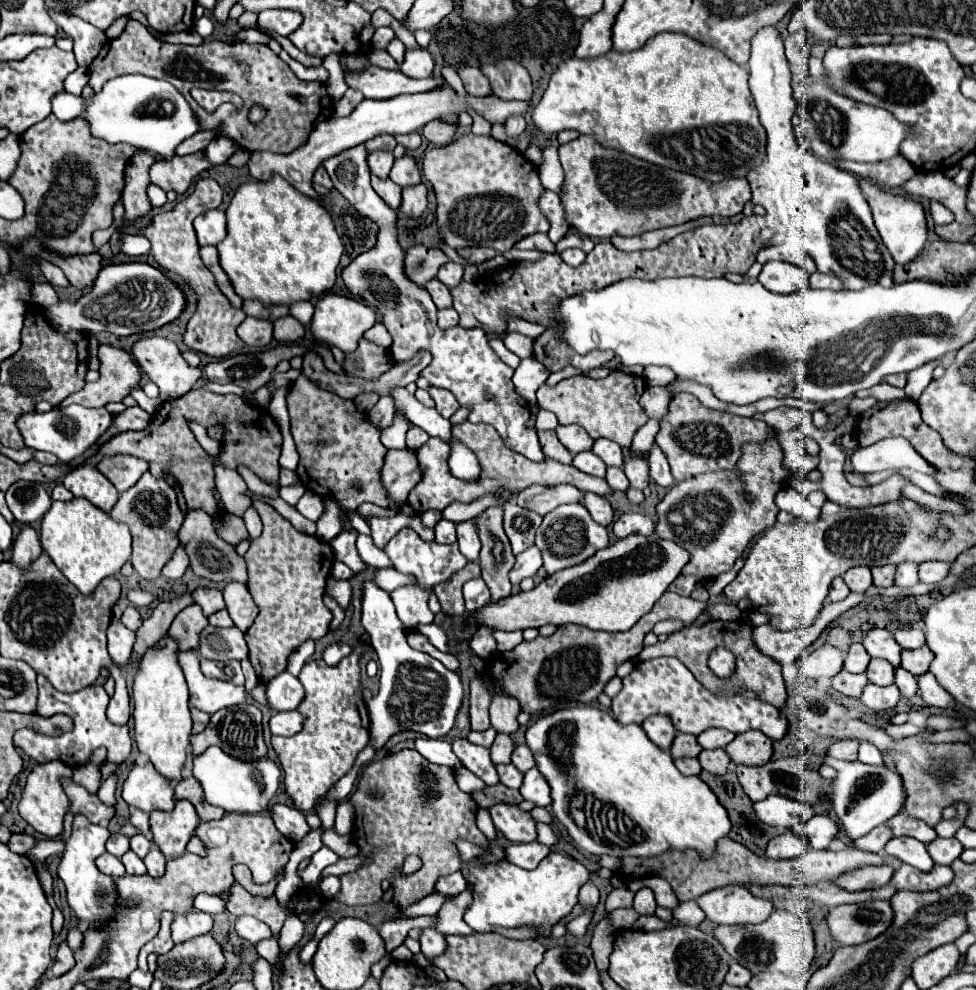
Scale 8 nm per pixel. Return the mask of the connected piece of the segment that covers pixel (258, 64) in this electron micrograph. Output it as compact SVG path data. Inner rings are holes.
M129 20L123 34L115 40L105 42L105 46L101 48L101 52L97 54L97 58L91 62L89 66L89 86L97 92L101 90L101 86L115 76L121 74L145 74L151 78L159 78L159 80L167 80L171 82L189 102L191 110L195 110L199 116L199 130L215 130L217 136L227 136L231 138L237 146L255 152L255 150L269 150L269 152L277 152L277 154L291 154L293 150L297 150L299 146L303 146L313 130L313 126L317 126L317 122L321 120L321 114L325 108L331 108L331 98L327 94L327 86L323 82L303 82L299 80L291 68L277 58L277 54L273 54L267 46L263 44L247 44L247 42L235 42L235 44L225 44L225 42L203 42L201 46L183 46L183 44L169 44L169 42L161 42L157 40L153 34L147 32L147 28L135 20ZM191 88L207 88L207 90L229 90L229 92L237 92L243 100L245 106L243 110L235 110L233 106L223 106L219 108L219 114L209 114L205 112L189 94ZM253 106L261 106L265 108L265 118L257 124L249 122L249 108Z

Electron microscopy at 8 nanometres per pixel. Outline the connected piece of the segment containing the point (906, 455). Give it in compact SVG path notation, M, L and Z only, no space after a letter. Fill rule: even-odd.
M885 438L867 448L857 448L857 456L851 454L851 464L861 474L881 470L897 472L899 468L911 468L933 476L933 466L929 466L905 438Z

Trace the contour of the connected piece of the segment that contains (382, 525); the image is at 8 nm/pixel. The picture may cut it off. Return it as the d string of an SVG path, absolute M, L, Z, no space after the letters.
M399 510L395 516L391 518L379 518L379 516L365 516L365 522L369 524L371 528L371 538L373 538L373 544L383 550L385 544L389 542L389 538L393 538L399 530L403 528L411 528L417 532L417 536L425 542L431 542L435 538L435 532L433 528L427 528L423 526L421 522L421 516L419 514L405 514L403 510Z

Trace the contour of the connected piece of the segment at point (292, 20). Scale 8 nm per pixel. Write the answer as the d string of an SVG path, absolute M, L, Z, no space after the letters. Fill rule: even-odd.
M265 10L258 15L258 24L287 37L303 24L303 16L295 10Z

